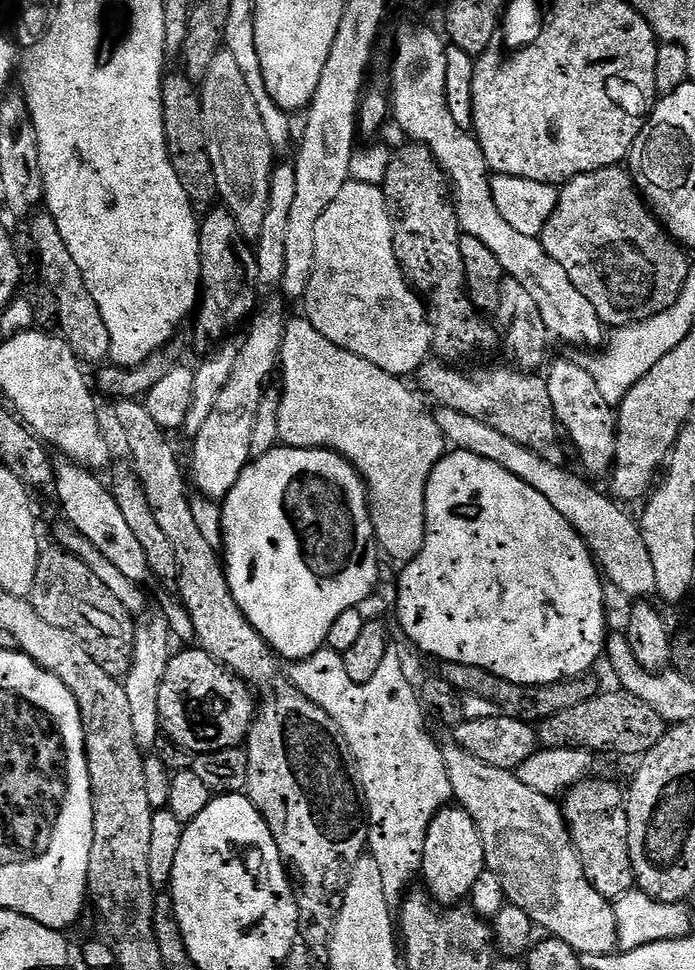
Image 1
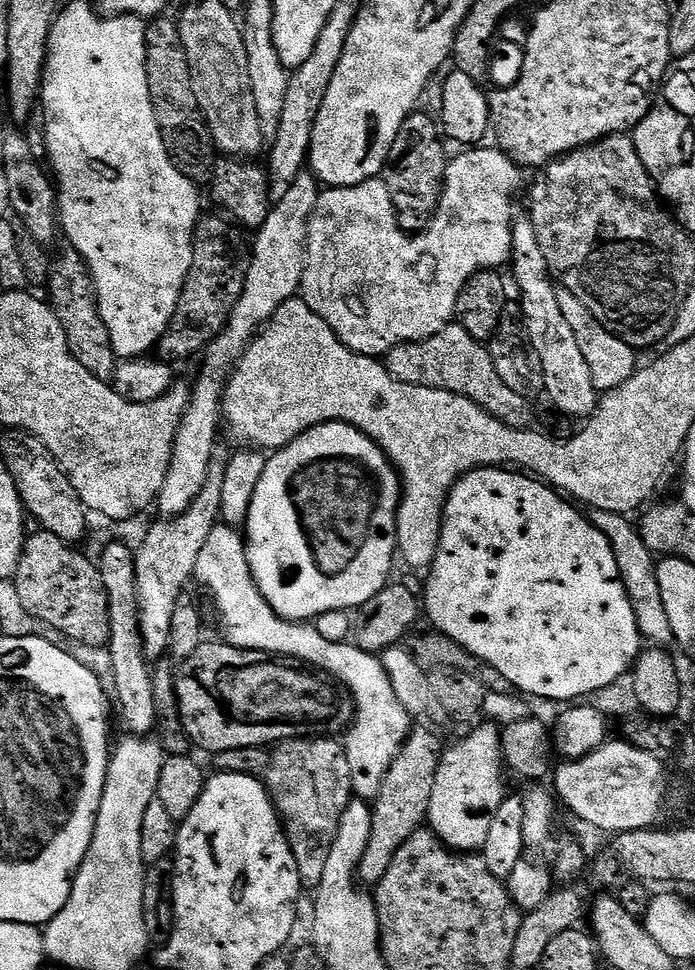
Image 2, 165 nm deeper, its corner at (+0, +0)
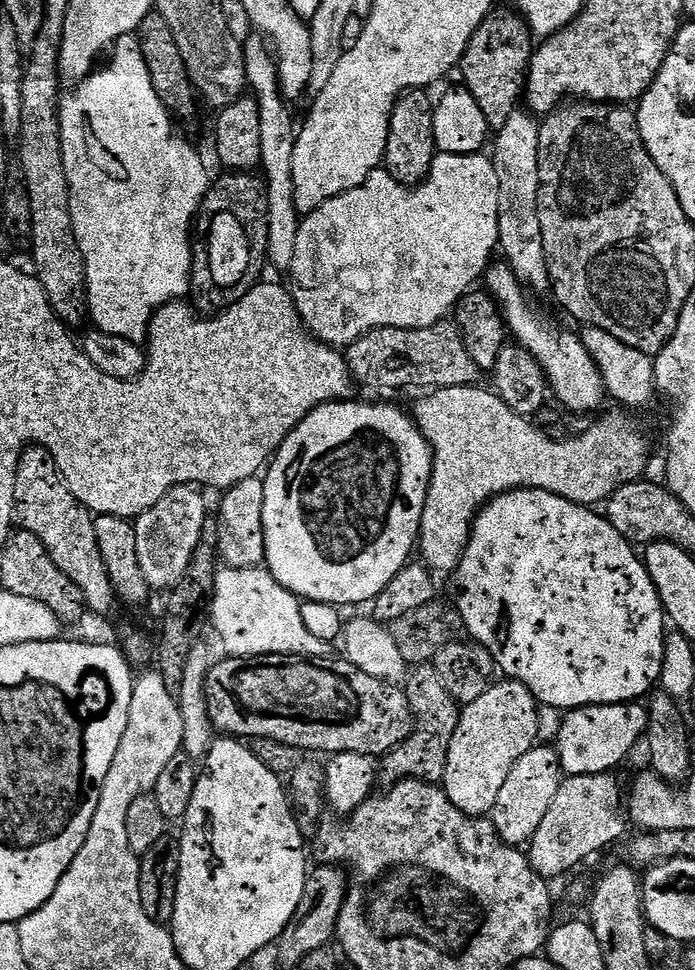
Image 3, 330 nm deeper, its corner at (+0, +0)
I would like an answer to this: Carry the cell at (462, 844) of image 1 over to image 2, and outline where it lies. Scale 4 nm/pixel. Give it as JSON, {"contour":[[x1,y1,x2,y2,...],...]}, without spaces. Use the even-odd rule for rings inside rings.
{"contour":[[484,722,469,732,472,733,465,740,441,751,426,821,427,827,447,848,461,854,476,854,484,849,494,816,506,797,501,729,495,723]]}

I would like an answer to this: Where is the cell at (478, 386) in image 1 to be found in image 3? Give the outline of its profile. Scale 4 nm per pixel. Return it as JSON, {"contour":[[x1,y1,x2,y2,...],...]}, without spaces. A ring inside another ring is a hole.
{"contour":[[441,322,430,326,429,328,379,328,373,332,368,332,362,338,358,338,353,344,347,345,346,359,348,368,352,371,353,381,357,385,360,384,377,384,380,388,424,388,420,390,435,390,438,388,453,388,454,386,466,386,467,384,476,386,481,383,482,373,478,366,474,366,474,358,470,358,470,354,466,354,466,346,460,340,460,330,452,322]]}

